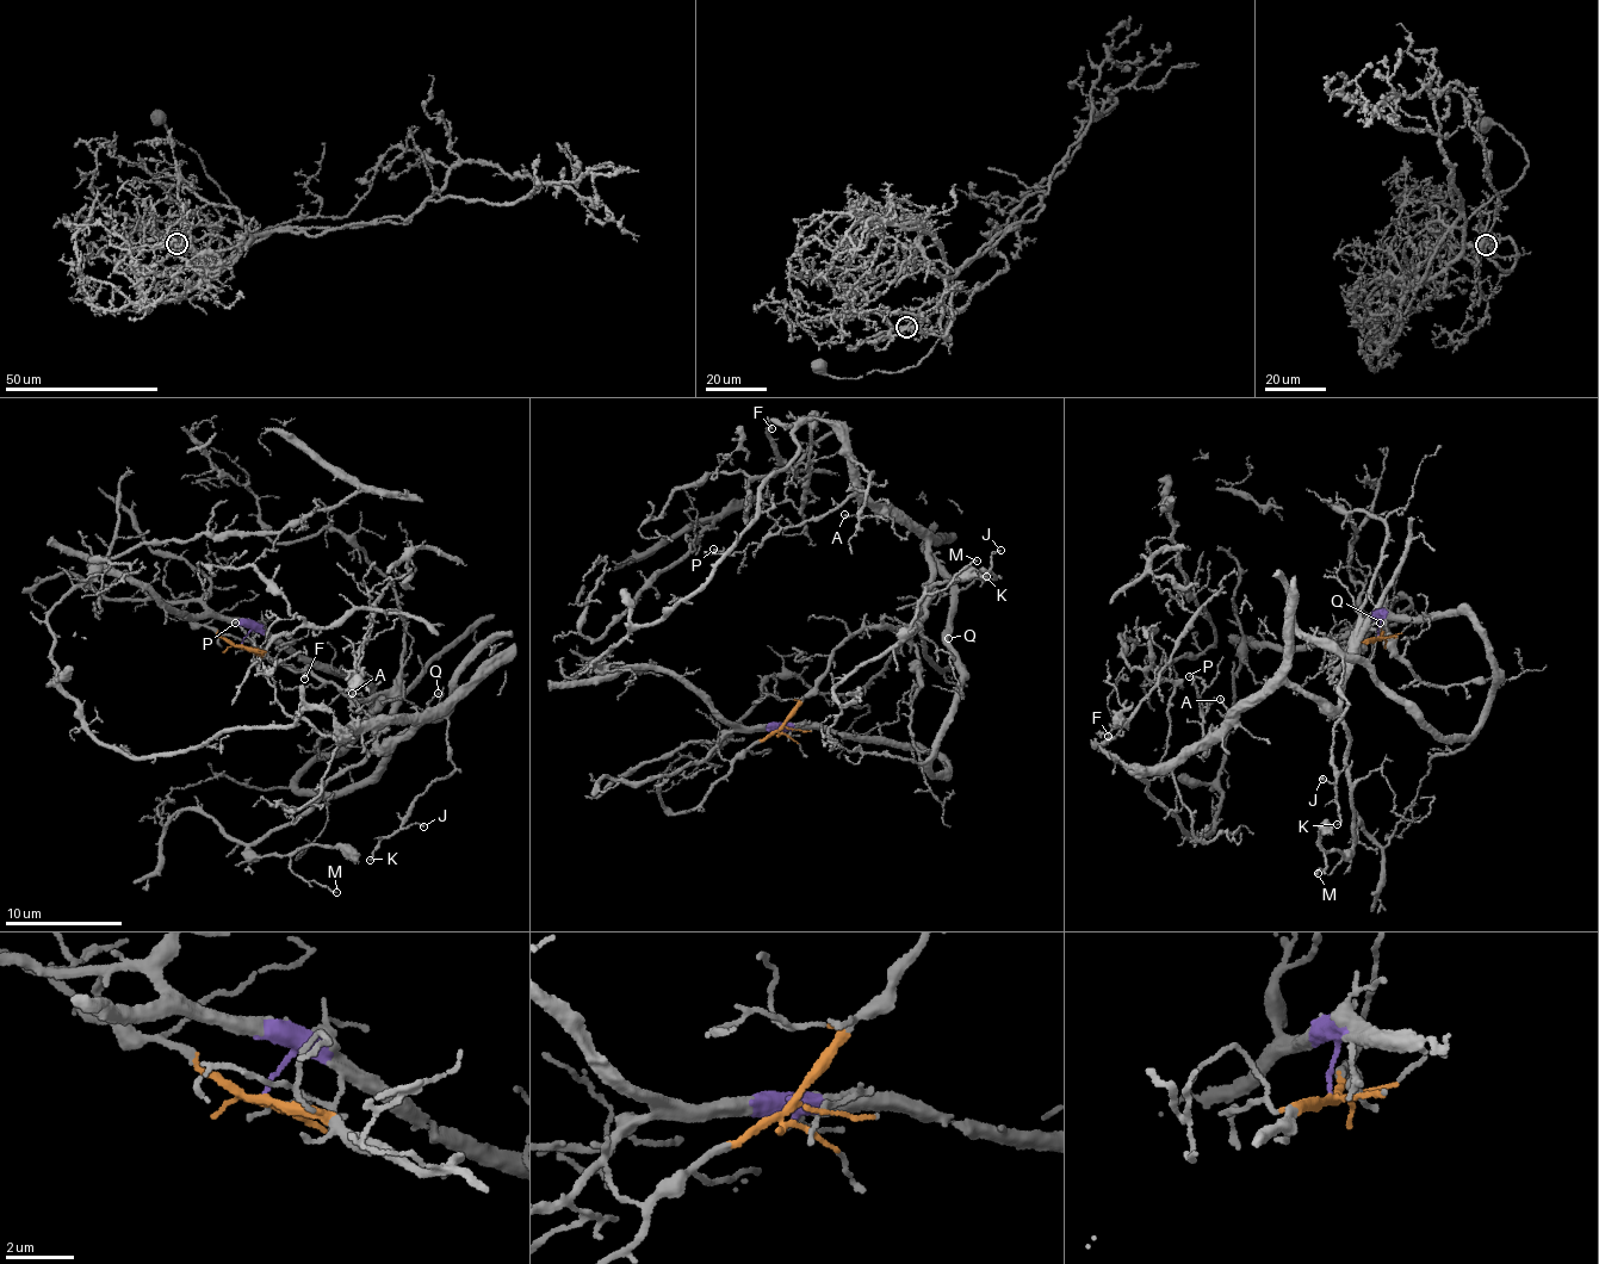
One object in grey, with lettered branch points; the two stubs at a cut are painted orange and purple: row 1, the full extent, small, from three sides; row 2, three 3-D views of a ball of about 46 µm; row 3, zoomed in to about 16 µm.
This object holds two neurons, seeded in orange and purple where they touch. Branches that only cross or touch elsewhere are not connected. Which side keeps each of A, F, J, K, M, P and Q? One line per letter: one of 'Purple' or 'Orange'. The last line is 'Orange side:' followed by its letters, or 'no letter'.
A: Orange
F: Orange
J: Purple
K: Purple
M: Orange
P: Orange
Q: Purple
Orange side: A, F, M, P

